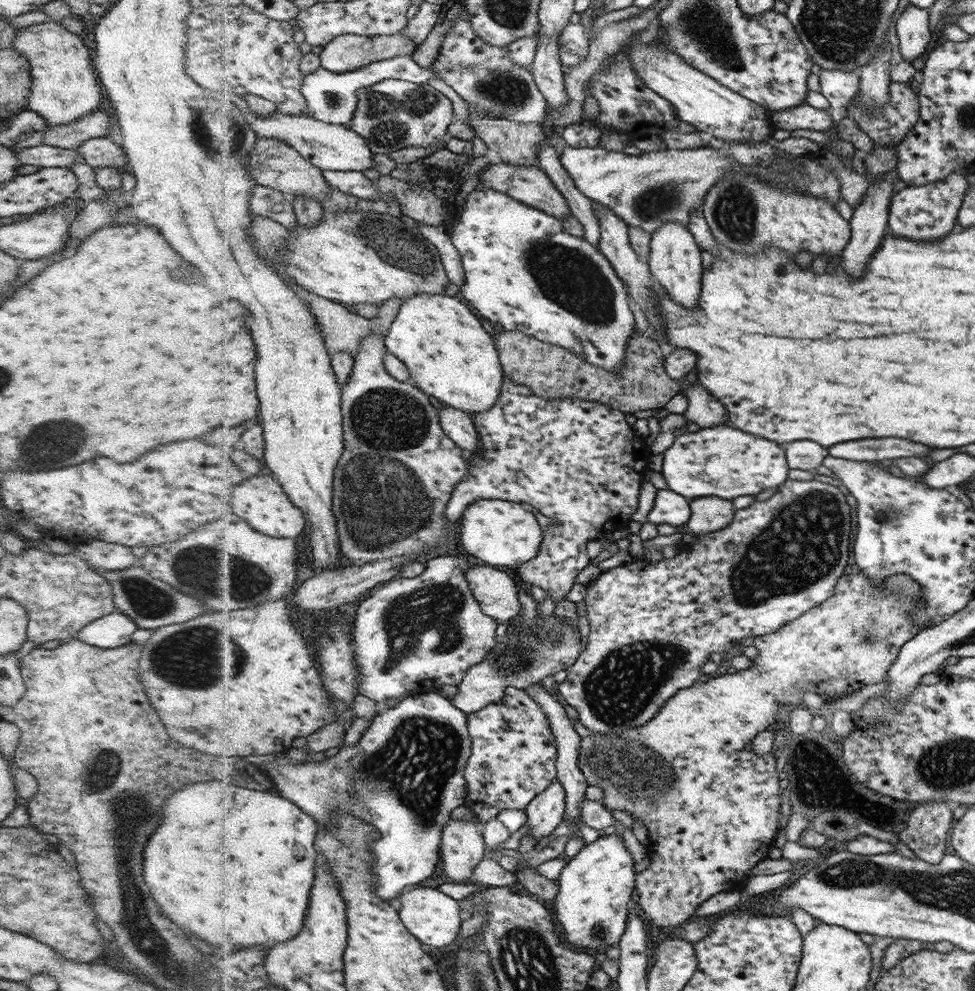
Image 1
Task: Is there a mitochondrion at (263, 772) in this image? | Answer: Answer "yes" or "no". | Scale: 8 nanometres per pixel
no

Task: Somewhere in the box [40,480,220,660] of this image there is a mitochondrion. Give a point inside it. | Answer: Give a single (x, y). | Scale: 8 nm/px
(149, 601)

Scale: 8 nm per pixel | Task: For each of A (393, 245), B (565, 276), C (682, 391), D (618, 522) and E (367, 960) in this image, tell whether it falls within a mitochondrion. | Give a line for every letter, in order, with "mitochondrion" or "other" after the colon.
A: mitochondrion
B: mitochondrion
C: other
D: other
E: other

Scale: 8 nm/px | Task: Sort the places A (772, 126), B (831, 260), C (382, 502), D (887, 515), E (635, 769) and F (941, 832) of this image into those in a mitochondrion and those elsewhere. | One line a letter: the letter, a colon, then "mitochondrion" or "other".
A: other
B: other
C: mitochondrion
D: mitochondrion
E: mitochondrion
F: other

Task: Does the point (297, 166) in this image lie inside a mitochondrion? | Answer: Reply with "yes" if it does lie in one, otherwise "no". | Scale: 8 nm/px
no

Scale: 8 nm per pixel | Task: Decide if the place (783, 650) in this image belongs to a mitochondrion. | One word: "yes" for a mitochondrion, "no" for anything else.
no

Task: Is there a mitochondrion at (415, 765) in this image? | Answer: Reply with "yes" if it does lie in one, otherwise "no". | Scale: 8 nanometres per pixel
yes

